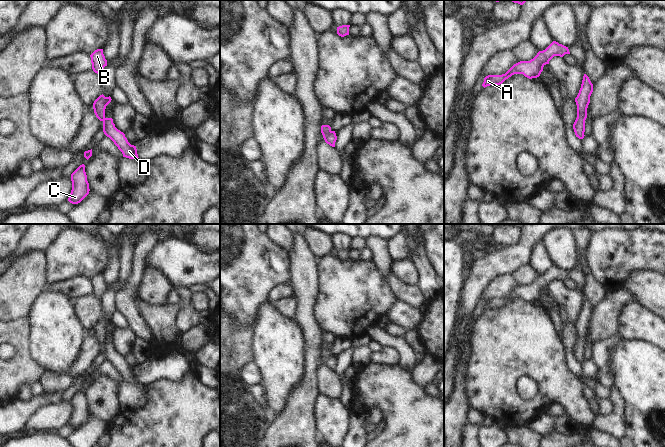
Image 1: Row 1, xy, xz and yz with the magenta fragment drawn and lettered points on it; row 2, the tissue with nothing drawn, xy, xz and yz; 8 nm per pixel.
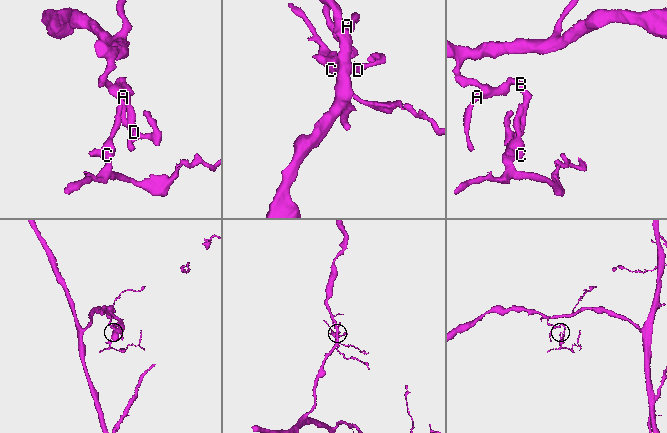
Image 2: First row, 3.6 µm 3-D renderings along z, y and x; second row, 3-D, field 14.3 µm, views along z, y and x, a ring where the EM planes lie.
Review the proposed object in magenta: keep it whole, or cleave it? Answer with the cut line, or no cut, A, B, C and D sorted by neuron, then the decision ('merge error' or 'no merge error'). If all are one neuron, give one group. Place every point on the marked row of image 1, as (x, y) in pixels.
cut in xz along (331, 131), (323, 137); A B D / C; merge error

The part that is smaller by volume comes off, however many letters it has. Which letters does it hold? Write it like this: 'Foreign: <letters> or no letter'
Foreign: C

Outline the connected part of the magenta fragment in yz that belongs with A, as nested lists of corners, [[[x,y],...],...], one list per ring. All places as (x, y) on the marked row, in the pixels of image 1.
[[[553,41],[545,50],[539,51],[530,61],[520,61],[514,64],[505,74],[486,76],[482,86],[485,88],[490,85],[500,85],[514,74],[523,74],[529,79],[537,78],[543,71],[543,67],[549,64],[554,56],[563,57],[565,54],[570,54],[568,47]]]

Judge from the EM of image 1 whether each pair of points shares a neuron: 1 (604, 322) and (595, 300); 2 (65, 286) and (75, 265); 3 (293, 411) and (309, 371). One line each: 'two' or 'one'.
1: two
2: two
3: one

